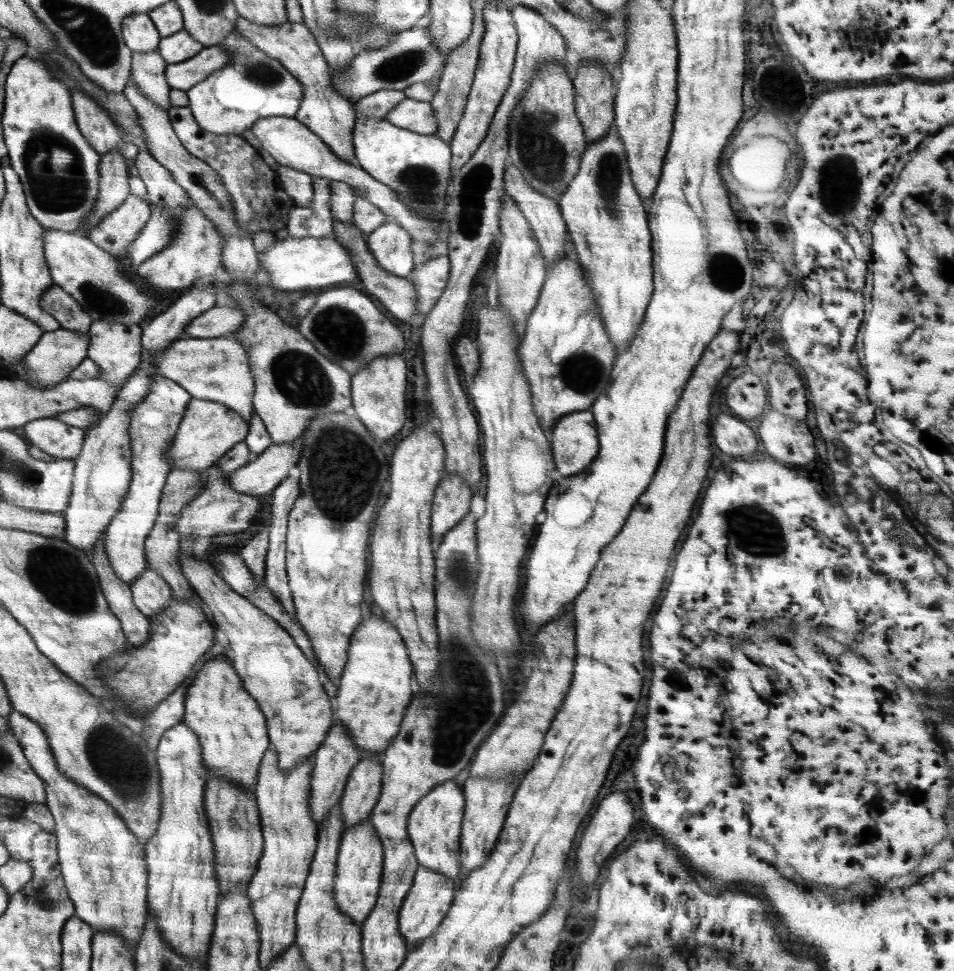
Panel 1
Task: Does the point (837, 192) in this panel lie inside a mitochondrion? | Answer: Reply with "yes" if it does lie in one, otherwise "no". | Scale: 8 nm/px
no

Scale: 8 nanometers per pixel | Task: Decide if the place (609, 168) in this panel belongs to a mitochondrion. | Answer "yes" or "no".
yes

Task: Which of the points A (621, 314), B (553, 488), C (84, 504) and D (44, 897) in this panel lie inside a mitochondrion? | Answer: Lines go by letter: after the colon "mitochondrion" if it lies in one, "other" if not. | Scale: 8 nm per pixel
A: other
B: other
C: other
D: mitochondrion

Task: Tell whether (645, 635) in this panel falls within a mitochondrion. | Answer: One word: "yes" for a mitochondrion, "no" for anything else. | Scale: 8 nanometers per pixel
no

